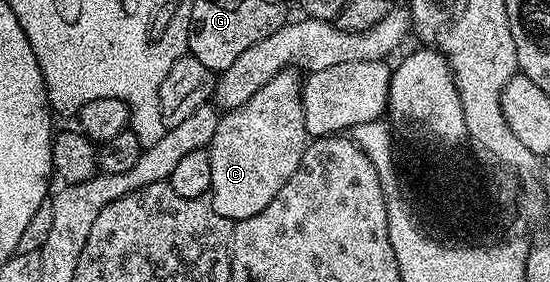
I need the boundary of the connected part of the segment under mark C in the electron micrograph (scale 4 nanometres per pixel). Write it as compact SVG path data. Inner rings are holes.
M287 69L266 82L245 105L225 112L209 145L212 185L208 202L225 219L255 216L272 201L288 177L299 167L308 146L301 78Z

